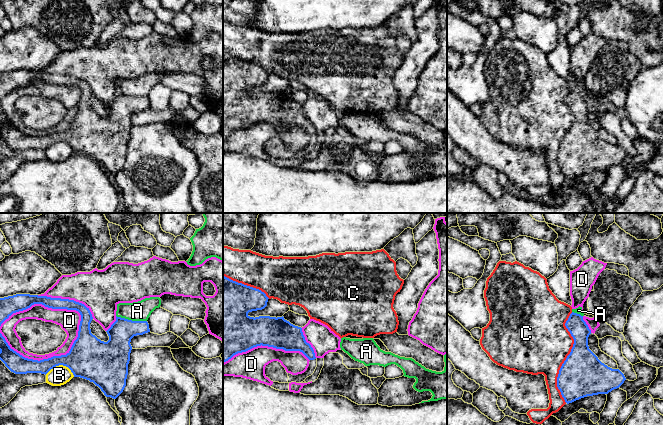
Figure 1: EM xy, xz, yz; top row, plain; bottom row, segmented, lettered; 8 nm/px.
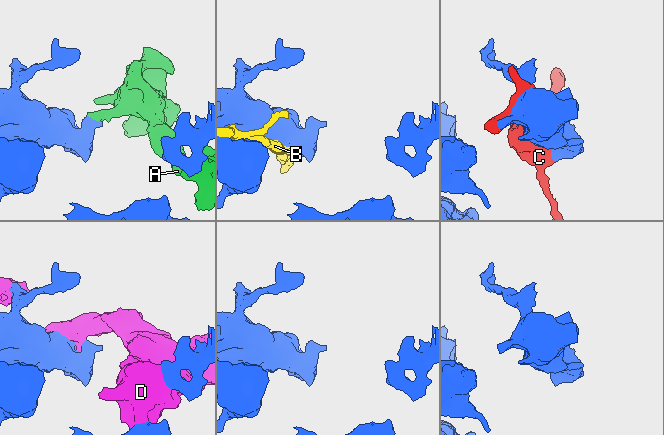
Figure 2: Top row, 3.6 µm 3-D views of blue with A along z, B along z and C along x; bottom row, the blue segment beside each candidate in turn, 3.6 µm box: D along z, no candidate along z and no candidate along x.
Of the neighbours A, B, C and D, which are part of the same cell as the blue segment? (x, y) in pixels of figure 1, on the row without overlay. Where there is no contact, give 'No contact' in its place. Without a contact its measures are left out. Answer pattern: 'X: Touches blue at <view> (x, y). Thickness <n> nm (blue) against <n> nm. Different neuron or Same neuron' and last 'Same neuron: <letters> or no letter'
A: Touches blue at xy (131, 96). Thickness 200 nm (blue) against 160 nm. Different neuron
B: Touches blue at xy (61, 140). Thickness 340 nm (blue) against 160 nm. Different neuron
C: Touches blue at yz (567, 133). Thickness 360 nm (blue) against 480 nm. Different neuron
D: Touches blue at xy (40, 79). Thickness 140 nm (blue) against 150 nm. Different neuron
Same neuron: no letter

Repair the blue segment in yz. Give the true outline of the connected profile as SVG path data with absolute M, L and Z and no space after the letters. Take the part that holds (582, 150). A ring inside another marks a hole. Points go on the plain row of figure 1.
M572 88L565 99L566 104L574 115L570 130L562 140L557 153L557 163L567 180L587 172L608 170L619 164L626 156L619 145L612 145L602 139L598 133L589 125L588 113L591 110L583 92Z

